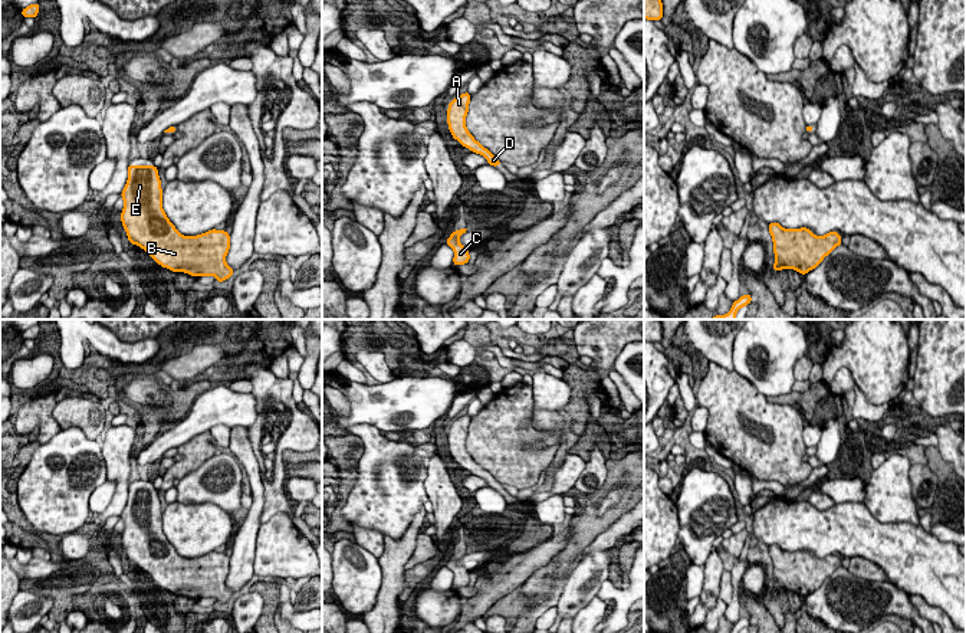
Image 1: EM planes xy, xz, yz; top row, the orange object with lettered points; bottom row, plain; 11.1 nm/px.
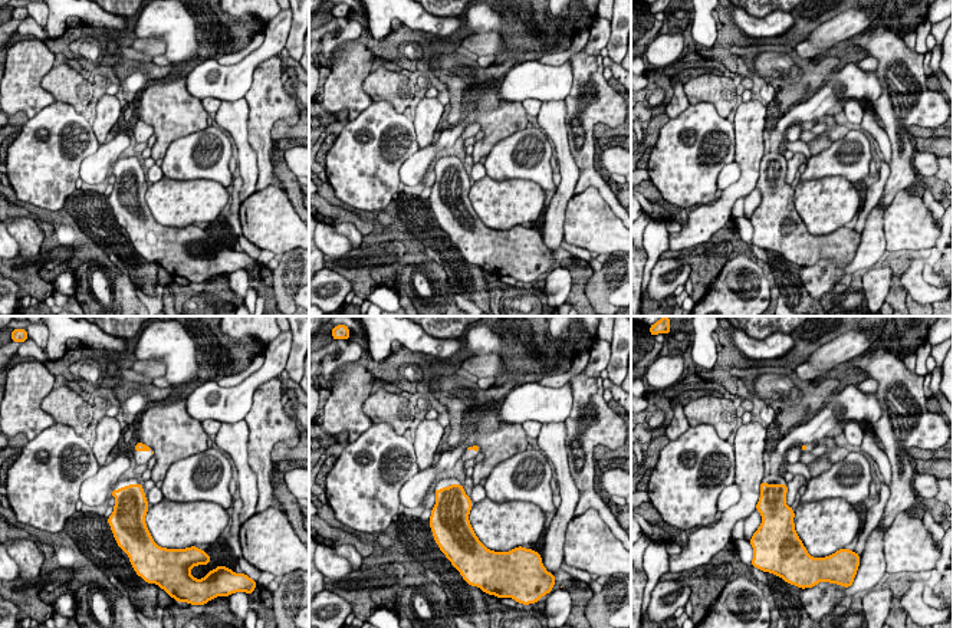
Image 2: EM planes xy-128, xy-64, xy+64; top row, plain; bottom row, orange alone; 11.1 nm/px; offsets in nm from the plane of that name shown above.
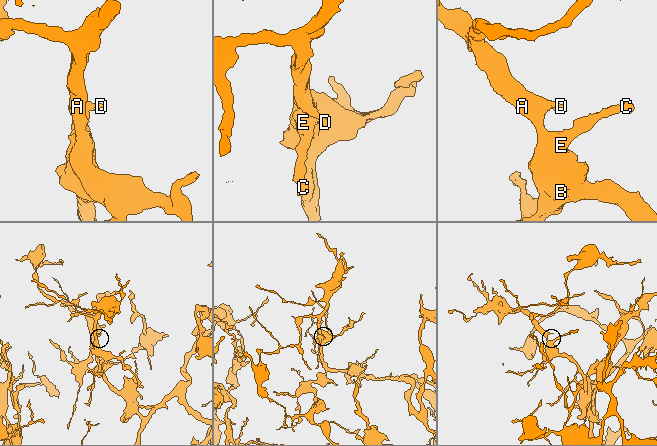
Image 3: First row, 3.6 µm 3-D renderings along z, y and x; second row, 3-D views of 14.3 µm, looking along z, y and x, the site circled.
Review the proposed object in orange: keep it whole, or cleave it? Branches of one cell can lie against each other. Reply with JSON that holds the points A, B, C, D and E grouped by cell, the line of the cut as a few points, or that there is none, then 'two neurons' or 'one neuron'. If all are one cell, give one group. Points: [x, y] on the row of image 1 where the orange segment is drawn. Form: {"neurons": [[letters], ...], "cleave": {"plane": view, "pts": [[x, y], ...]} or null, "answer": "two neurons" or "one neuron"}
{"neurons": [["A", "B", "C", "D", "E"]], "cleave": null, "answer": "one neuron"}

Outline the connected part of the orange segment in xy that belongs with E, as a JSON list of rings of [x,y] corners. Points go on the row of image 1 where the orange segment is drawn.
[[[128,165],[128,180],[121,193],[121,222],[131,245],[144,249],[158,265],[191,276],[214,276],[217,282],[233,276],[226,256],[230,234],[211,229],[184,236],[162,209],[162,188],[155,165]]]

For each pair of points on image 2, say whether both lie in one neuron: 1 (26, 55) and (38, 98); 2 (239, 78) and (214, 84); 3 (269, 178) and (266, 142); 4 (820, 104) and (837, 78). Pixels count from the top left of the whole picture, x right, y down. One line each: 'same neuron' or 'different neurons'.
1: same neuron
2: same neuron
3: same neuron
4: same neuron

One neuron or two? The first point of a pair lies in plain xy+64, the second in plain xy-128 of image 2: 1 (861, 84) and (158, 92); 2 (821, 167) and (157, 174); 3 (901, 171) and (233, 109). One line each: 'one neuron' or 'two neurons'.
1: two neurons
2: two neurons
3: two neurons

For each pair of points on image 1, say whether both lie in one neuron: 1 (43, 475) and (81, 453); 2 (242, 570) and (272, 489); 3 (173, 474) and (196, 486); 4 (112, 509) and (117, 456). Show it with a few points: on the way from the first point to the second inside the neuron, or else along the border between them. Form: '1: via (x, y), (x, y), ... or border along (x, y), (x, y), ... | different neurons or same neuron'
1: via (52, 475), (59, 475), (72, 462) | same neuron
2: border along (265, 488), (260, 522) | different neurons
3: border along (209, 458), (178, 479) | different neurons
4: via (120, 497), (118, 469) | same neuron

